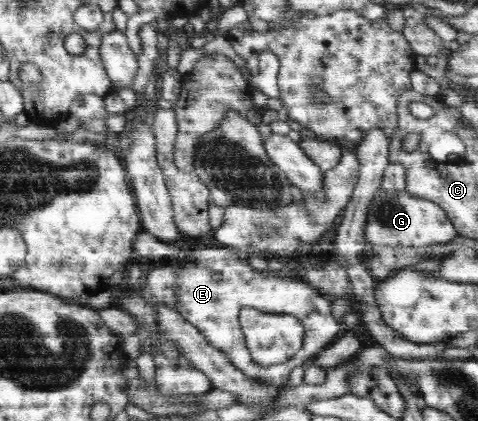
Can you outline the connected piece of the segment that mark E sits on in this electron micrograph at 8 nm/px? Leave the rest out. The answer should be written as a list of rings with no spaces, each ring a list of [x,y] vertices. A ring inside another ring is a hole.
[[[213,242],[211,247],[205,247],[205,249],[193,249],[189,251],[189,254],[191,255],[191,259],[188,263],[185,263],[179,267],[179,279],[177,279],[177,283],[175,283],[175,294],[177,294],[177,305],[175,305],[175,309],[190,323],[193,324],[204,336],[207,338],[207,341],[209,342],[209,345],[219,349],[219,351],[223,352],[223,354],[227,355],[227,358],[229,358],[229,362],[231,364],[235,365],[237,369],[240,369],[243,374],[247,375],[247,377],[253,378],[259,378],[259,380],[263,380],[265,382],[265,385],[268,385],[270,389],[273,391],[279,390],[283,387],[284,383],[287,383],[289,381],[289,375],[291,375],[291,370],[294,367],[297,367],[297,365],[305,365],[311,357],[317,357],[324,349],[327,347],[327,345],[330,345],[337,339],[337,333],[341,333],[341,331],[344,330],[344,326],[337,322],[335,320],[335,317],[331,314],[331,300],[329,300],[328,296],[325,296],[318,292],[318,289],[315,289],[314,287],[311,287],[308,282],[303,277],[293,278],[293,277],[261,277],[261,271],[253,269],[247,261],[249,261],[249,253],[253,255],[252,251],[247,251],[247,253],[237,253],[235,251],[235,247],[229,247],[222,244],[218,244],[216,242]],[[242,307],[253,307],[255,309],[259,309],[262,312],[267,313],[288,313],[289,315],[294,315],[301,321],[301,323],[304,325],[304,344],[301,346],[301,349],[297,351],[297,353],[292,357],[291,360],[285,361],[285,363],[276,363],[273,365],[273,368],[265,369],[263,367],[260,367],[259,364],[253,362],[251,359],[251,354],[249,353],[249,348],[246,346],[246,339],[243,335],[243,328],[241,327],[240,321],[238,320],[239,312]]]

